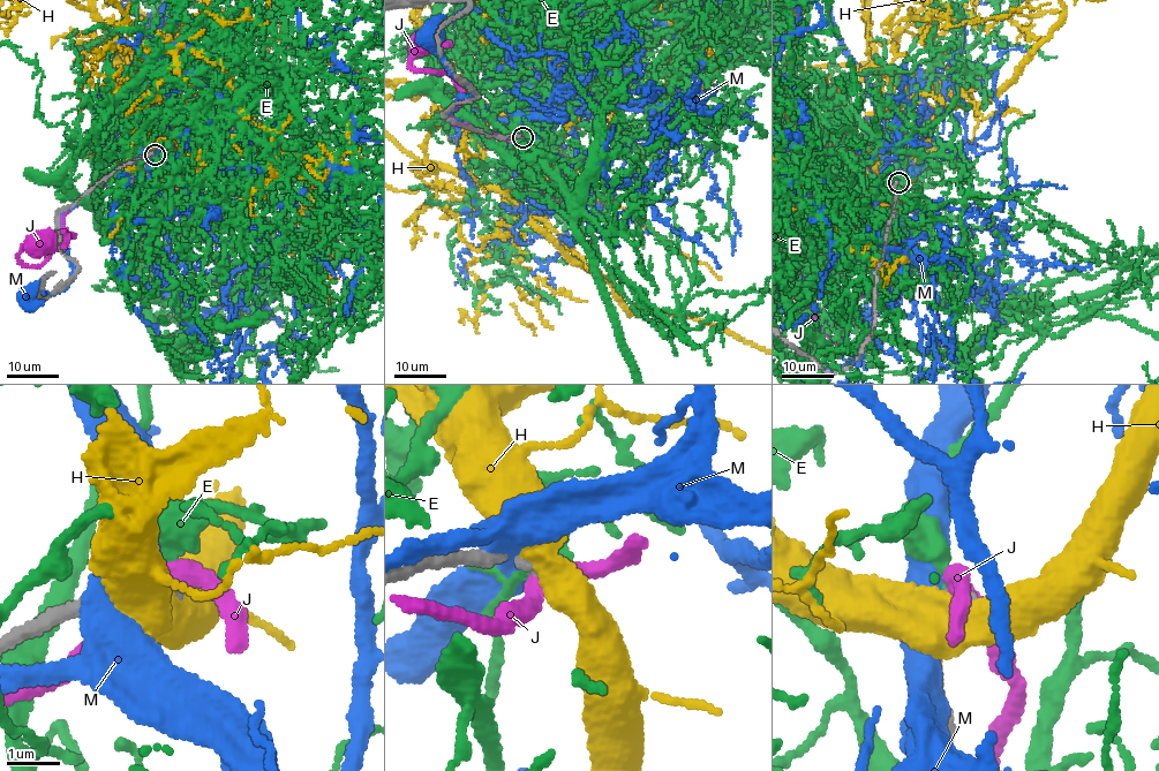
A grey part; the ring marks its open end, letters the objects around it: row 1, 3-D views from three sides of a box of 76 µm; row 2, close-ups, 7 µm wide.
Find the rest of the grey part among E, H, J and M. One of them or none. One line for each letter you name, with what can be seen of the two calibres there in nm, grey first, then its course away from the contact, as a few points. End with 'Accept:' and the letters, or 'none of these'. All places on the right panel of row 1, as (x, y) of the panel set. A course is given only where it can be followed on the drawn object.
Accept: none of these

